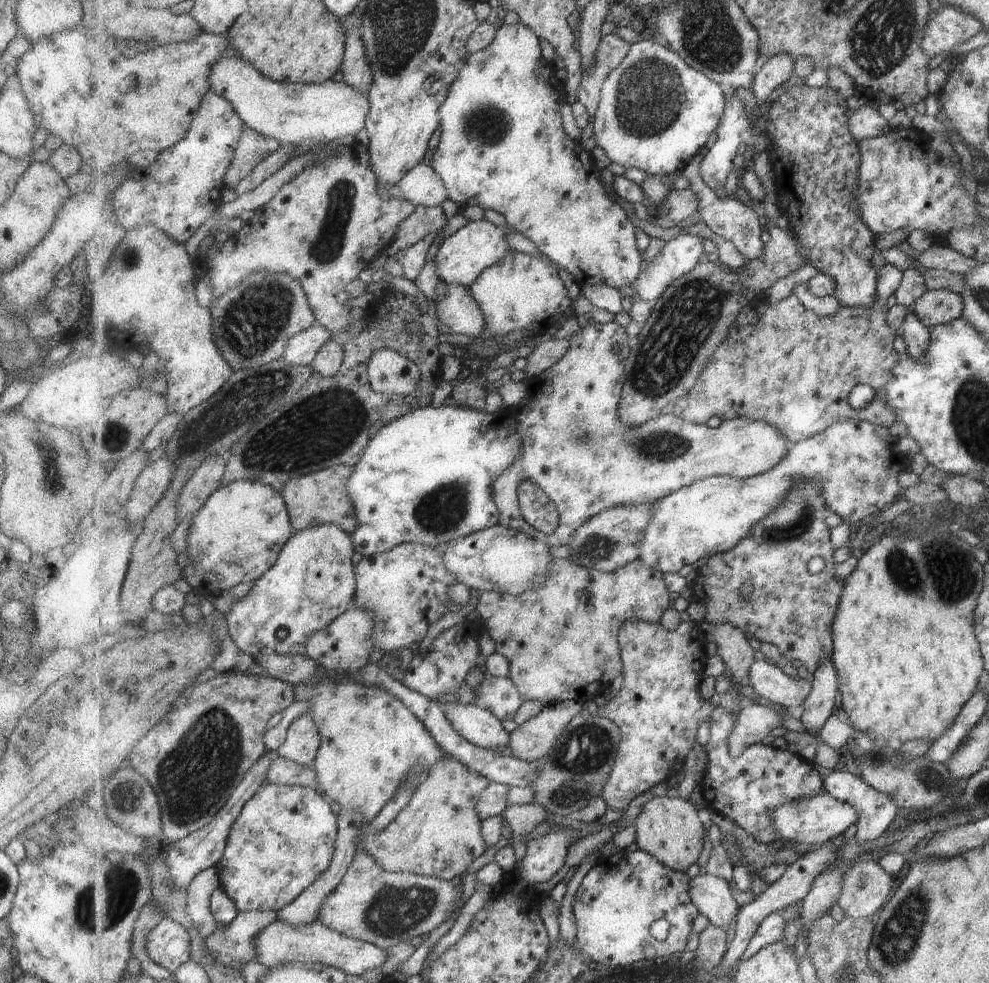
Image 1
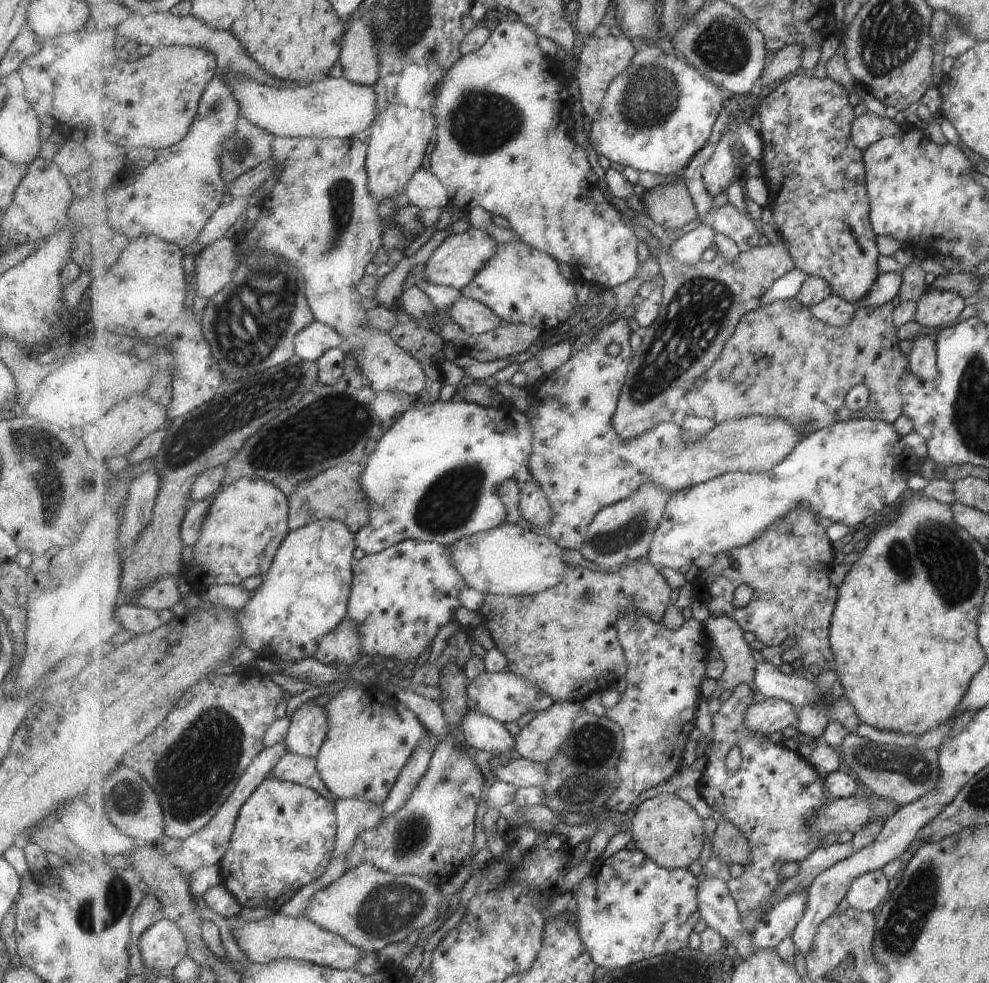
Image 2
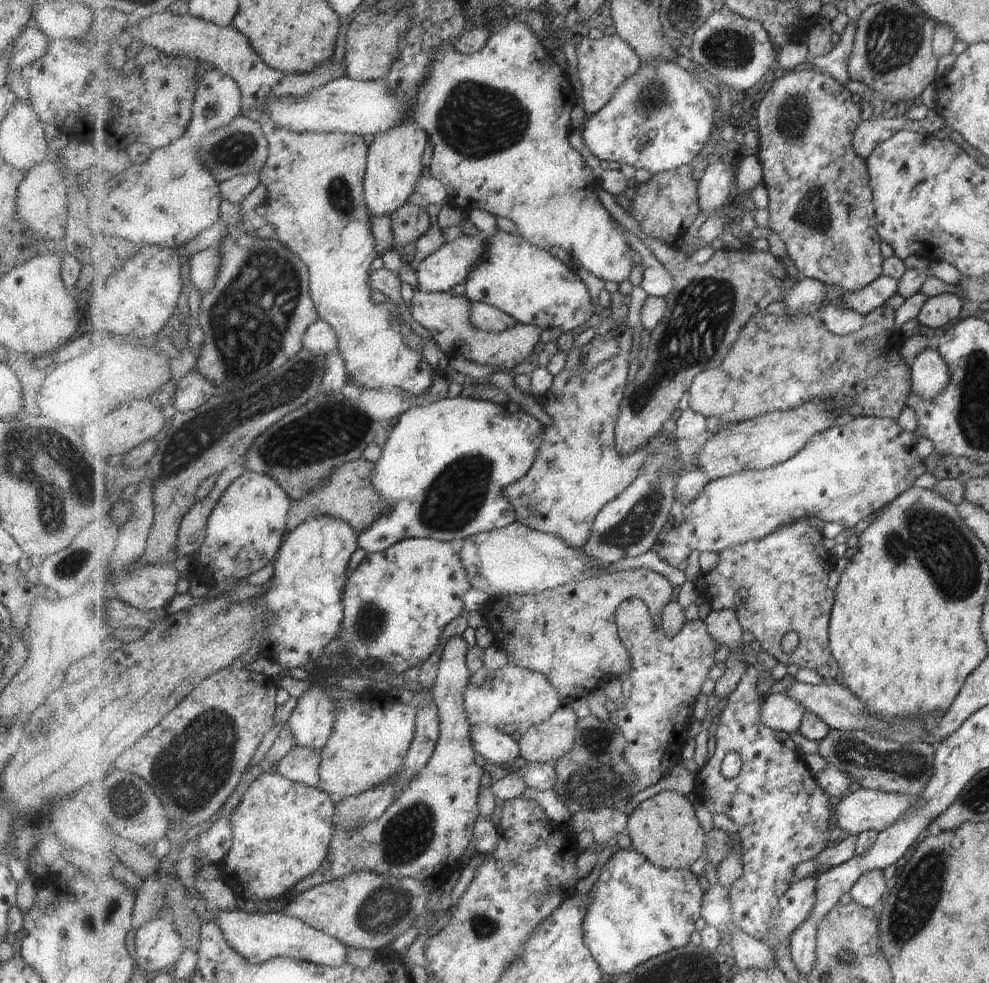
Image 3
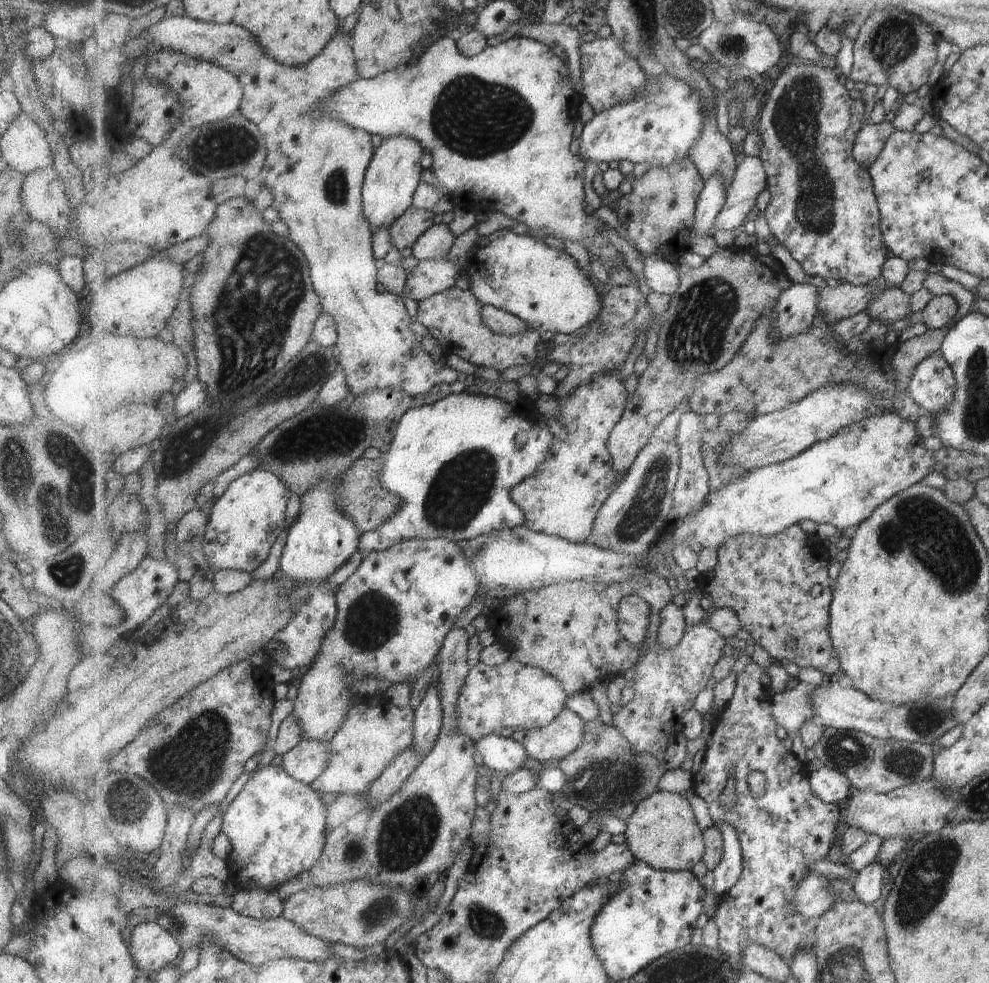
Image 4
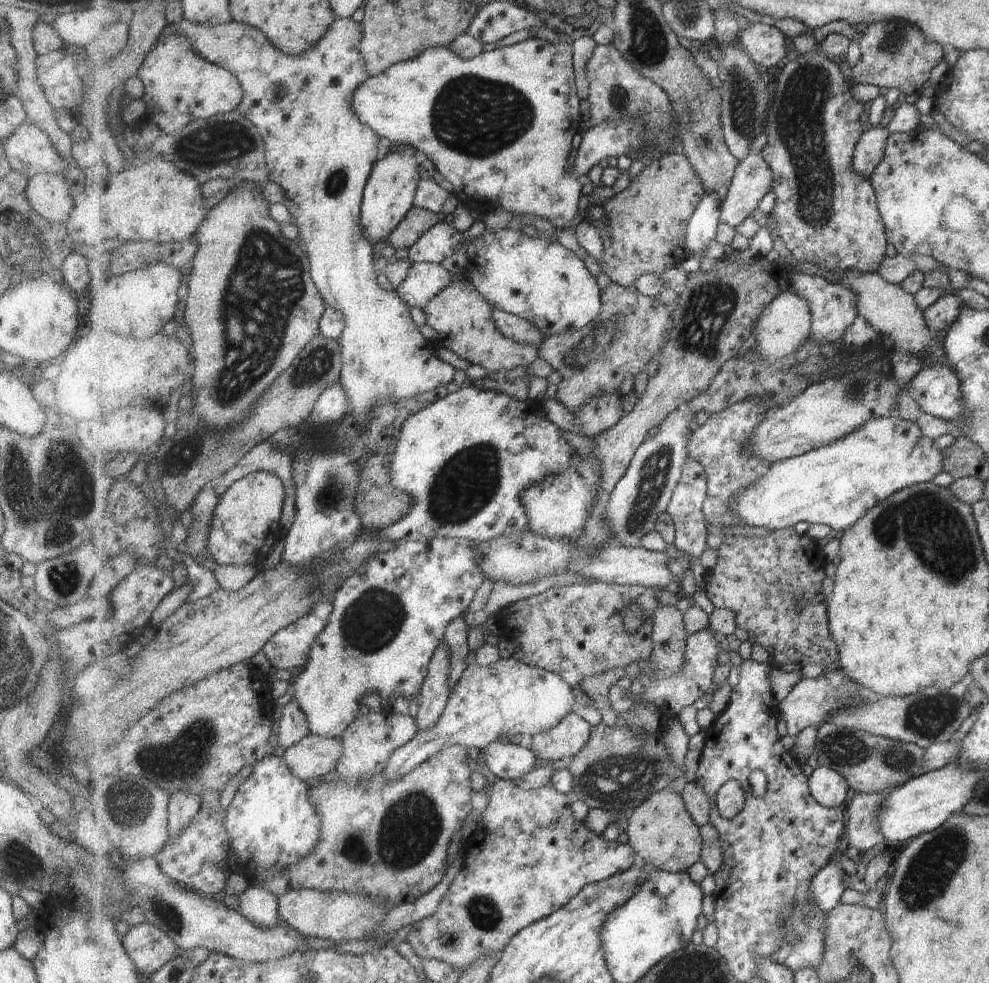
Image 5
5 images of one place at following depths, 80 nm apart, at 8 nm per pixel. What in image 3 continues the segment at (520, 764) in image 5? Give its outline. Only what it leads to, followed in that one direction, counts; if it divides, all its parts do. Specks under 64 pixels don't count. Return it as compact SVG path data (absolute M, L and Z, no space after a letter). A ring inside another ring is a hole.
M491 725L472 727L472 745L488 762L507 769L522 756L519 742Z

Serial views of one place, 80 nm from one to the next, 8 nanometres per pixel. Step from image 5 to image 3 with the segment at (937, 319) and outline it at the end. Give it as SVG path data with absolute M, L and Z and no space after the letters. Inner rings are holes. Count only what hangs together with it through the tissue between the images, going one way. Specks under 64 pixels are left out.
M941 293L925 299L915 320L921 326L937 330L937 328L945 326L949 320L955 320L961 308L962 302L957 295Z

